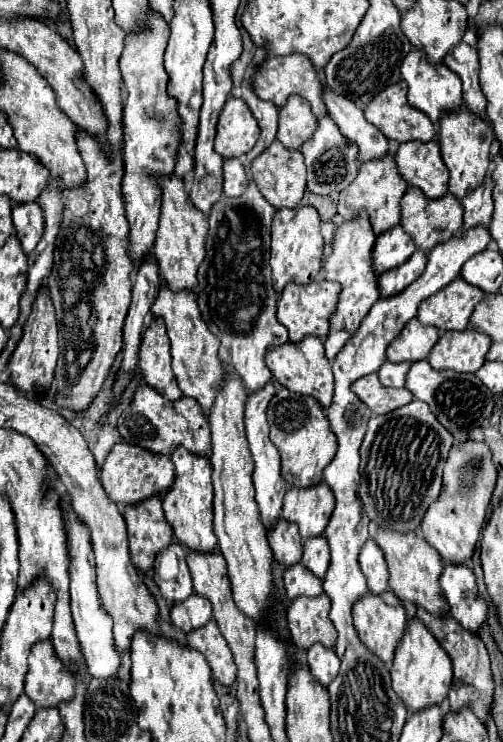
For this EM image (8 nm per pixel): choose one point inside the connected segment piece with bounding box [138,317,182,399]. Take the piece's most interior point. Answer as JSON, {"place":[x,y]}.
{"place":[155,364]}

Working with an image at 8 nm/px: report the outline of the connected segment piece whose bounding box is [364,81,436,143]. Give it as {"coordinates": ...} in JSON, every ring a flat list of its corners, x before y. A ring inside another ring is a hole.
{"coordinates":[[406,81,390,85,388,89,384,89,384,93,378,93,368,103,368,107,364,109,366,119,374,123,390,141,432,141,436,135,432,121,424,113,408,105,406,93]]}

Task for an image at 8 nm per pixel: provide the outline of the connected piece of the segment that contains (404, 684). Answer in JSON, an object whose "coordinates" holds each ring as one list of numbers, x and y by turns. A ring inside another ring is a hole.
{"coordinates":[[410,619,406,633,396,647,396,659,392,663,390,675,396,695,404,701,410,713,416,713,432,705,442,705,442,701,448,697,452,687,452,661,436,637,432,637,432,633,420,621]]}

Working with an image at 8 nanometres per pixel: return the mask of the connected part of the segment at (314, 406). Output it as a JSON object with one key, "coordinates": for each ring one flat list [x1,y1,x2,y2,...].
{"coordinates":[[280,389,266,409,270,425,270,441,278,447,282,457,282,477,288,485,308,487,322,481,322,471,336,455,336,435,330,429,324,407,308,395]]}

